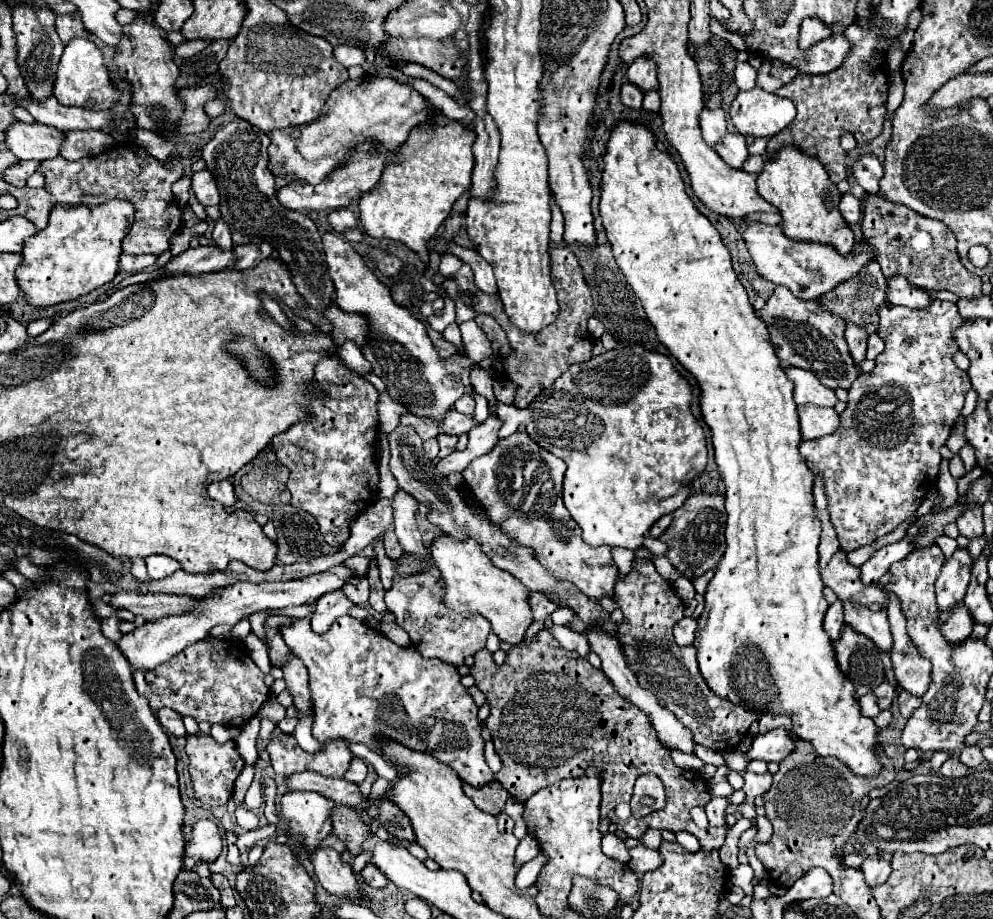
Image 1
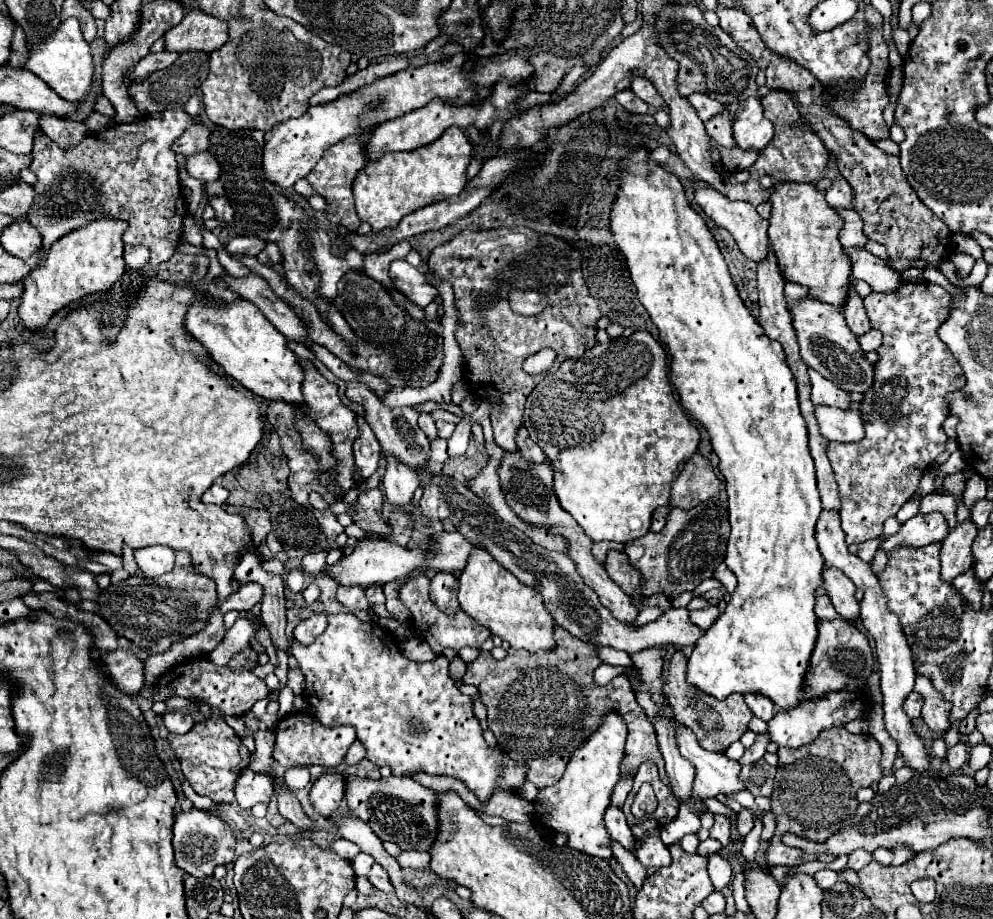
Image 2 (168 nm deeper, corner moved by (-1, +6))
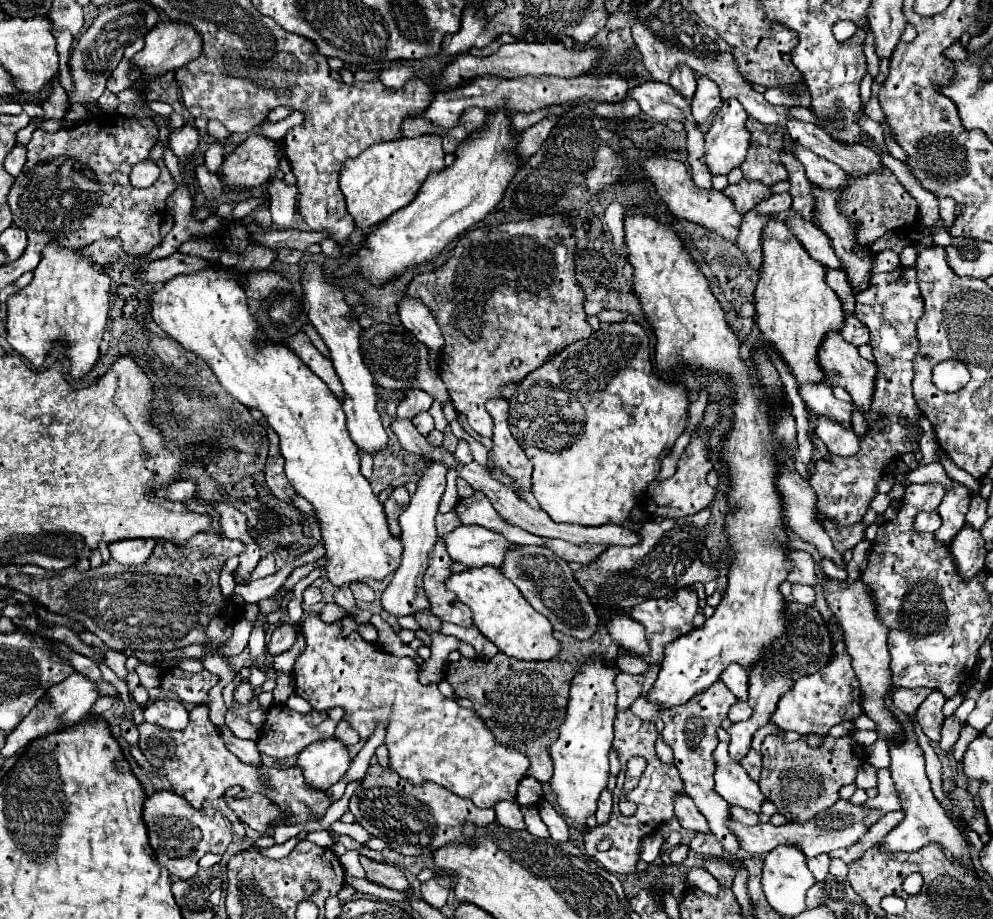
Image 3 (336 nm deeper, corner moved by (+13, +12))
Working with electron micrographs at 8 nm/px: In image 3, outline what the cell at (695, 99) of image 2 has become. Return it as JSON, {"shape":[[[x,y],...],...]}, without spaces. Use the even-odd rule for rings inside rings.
{"shape":[[[678,67],[678,71],[674,71],[674,75],[670,77],[670,85],[680,91],[680,95],[686,101],[692,101],[694,93],[696,93],[696,79],[694,75],[690,75],[690,67]]]}

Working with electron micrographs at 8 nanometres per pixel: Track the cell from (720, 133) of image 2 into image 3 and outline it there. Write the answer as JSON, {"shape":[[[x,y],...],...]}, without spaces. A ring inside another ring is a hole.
{"shape":[[[700,79],[696,95],[692,99],[692,117],[696,125],[706,125],[708,117],[714,113],[714,109],[720,105],[722,97],[718,87],[710,79]]]}

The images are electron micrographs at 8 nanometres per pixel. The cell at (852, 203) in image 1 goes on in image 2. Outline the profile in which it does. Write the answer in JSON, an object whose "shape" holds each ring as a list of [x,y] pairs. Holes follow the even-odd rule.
{"shape":[[[838,177],[832,181],[832,187],[826,189],[826,201],[832,207],[850,207],[852,203],[852,187],[846,179]]]}

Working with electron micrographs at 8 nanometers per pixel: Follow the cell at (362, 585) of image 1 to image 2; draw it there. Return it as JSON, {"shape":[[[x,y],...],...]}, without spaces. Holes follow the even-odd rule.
{"shape":[[[338,587],[336,591],[336,601],[342,603],[348,611],[358,611],[358,609],[372,609],[374,605],[368,603],[368,599],[364,597],[364,587]]]}

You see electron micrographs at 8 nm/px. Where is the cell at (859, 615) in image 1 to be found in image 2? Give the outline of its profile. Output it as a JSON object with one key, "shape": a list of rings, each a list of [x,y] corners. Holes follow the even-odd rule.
{"shape":[[[822,569],[822,581],[822,587],[826,589],[826,595],[830,597],[838,615],[846,621],[854,621],[860,611],[860,605],[854,599],[854,583],[838,569]]]}

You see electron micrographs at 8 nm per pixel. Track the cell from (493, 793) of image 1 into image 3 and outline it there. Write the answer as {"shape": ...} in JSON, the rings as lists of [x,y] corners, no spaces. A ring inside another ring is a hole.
{"shape":[[[498,801],[494,805],[494,811],[496,811],[498,823],[502,823],[504,827],[510,827],[510,829],[524,829],[526,827],[522,813],[520,813],[520,805],[510,803],[510,801]]]}

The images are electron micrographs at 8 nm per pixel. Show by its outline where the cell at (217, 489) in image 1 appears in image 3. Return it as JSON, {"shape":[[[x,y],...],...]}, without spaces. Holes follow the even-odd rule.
{"shape":[[[182,479],[182,481],[176,481],[176,483],[172,483],[170,487],[158,491],[156,495],[158,495],[158,497],[166,497],[166,499],[170,499],[170,501],[188,503],[188,501],[194,499],[194,495],[196,495],[196,483],[190,481],[190,479]]]}

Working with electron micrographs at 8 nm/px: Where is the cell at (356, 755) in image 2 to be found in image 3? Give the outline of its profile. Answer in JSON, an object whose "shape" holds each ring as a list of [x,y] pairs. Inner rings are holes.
{"shape":[[[340,721],[340,723],[338,723],[338,727],[336,727],[336,737],[340,737],[340,741],[344,741],[346,747],[356,745],[356,743],[360,741],[360,739],[358,739],[358,733],[356,733],[352,727],[348,727],[346,721]]]}

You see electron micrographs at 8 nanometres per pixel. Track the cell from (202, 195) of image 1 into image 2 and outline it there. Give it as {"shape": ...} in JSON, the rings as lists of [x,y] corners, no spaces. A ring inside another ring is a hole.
{"shape":[[[200,151],[200,153],[188,155],[186,157],[186,169],[192,177],[200,179],[202,183],[216,181],[218,173],[220,173],[220,167],[218,167],[218,163],[210,151]]]}

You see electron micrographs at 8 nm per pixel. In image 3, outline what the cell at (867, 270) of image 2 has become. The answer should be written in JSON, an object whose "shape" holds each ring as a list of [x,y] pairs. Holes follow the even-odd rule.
{"shape":[[[788,211],[786,223],[794,231],[794,235],[798,235],[800,243],[808,249],[808,253],[810,253],[812,259],[820,261],[826,267],[842,269],[842,261],[838,259],[838,255],[834,253],[834,247],[832,247],[830,239],[826,237],[826,233],[818,225],[804,221],[802,215],[794,213],[794,211]]]}

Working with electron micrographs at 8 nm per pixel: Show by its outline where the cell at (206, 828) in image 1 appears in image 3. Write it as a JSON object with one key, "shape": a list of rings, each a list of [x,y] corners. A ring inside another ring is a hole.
{"shape":[[[158,791],[144,803],[144,821],[148,827],[150,845],[160,865],[164,865],[172,877],[190,879],[198,871],[198,861],[206,853],[222,855],[232,841],[224,817],[216,809],[194,809],[186,799],[172,791]]]}

